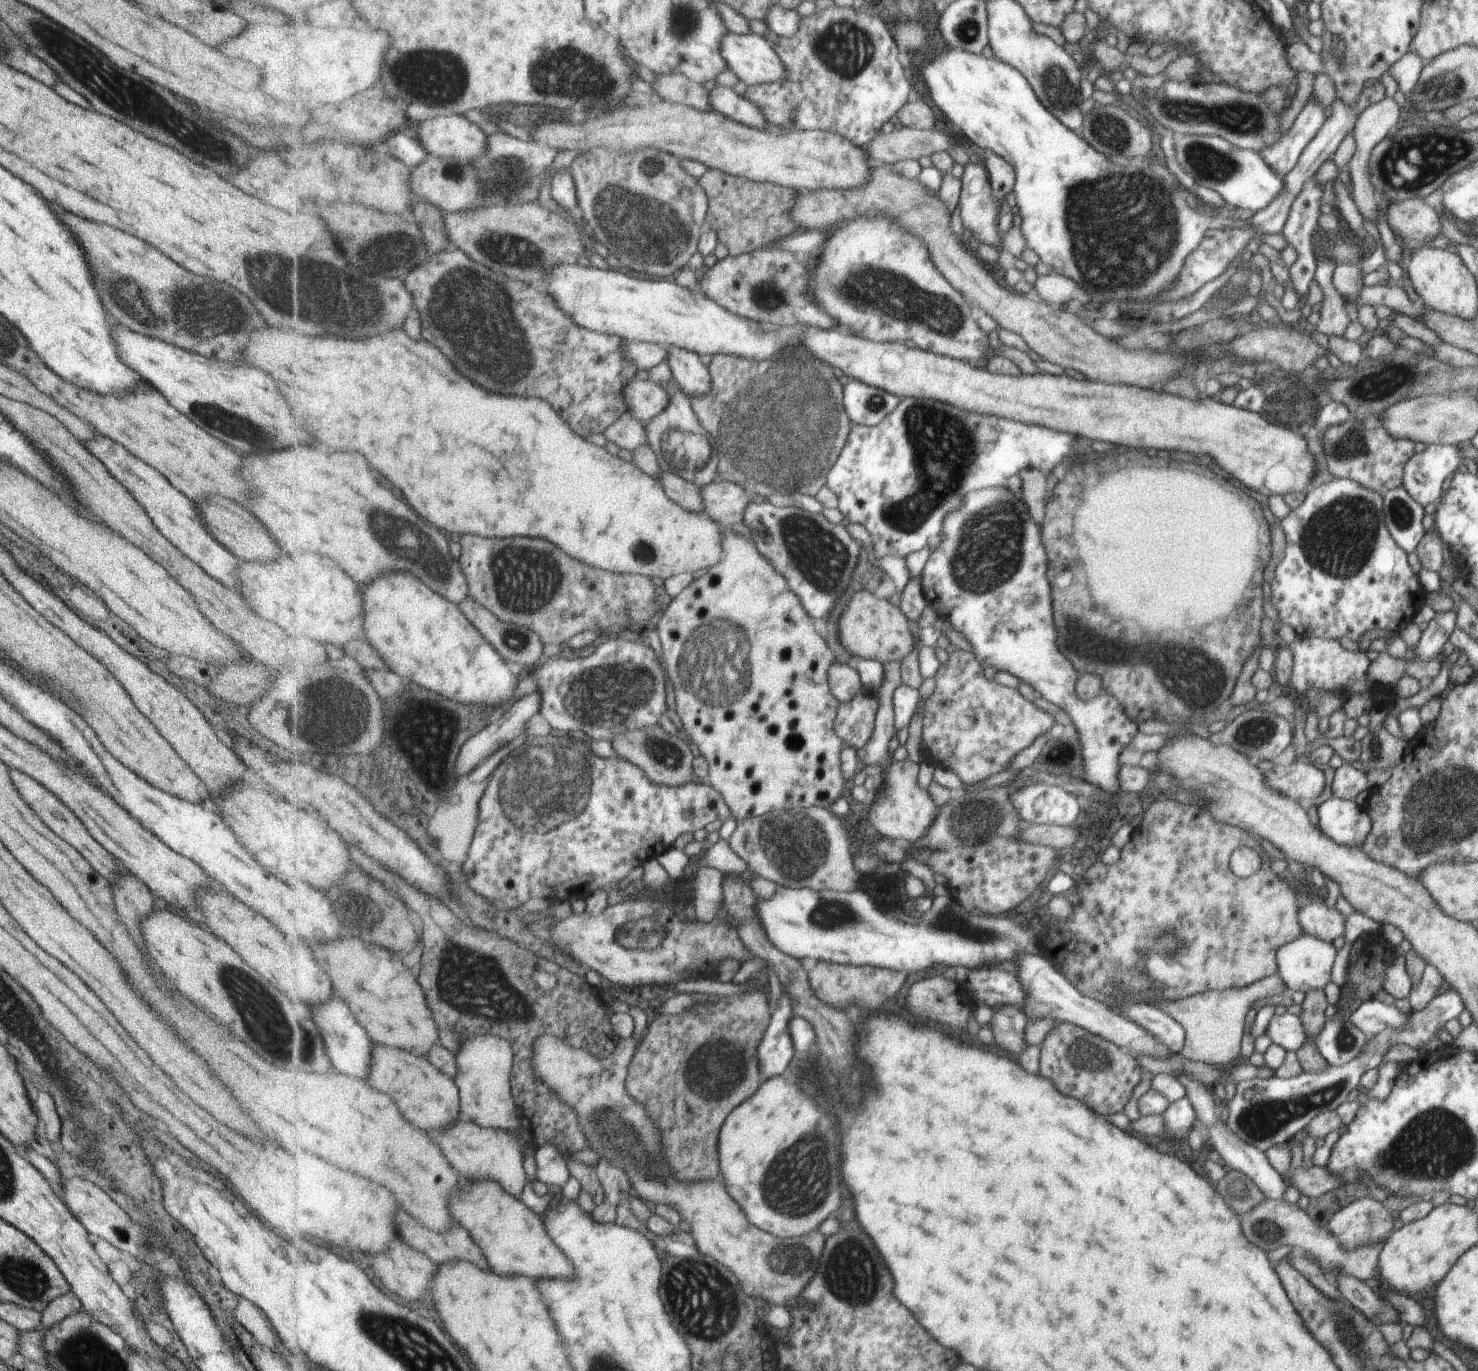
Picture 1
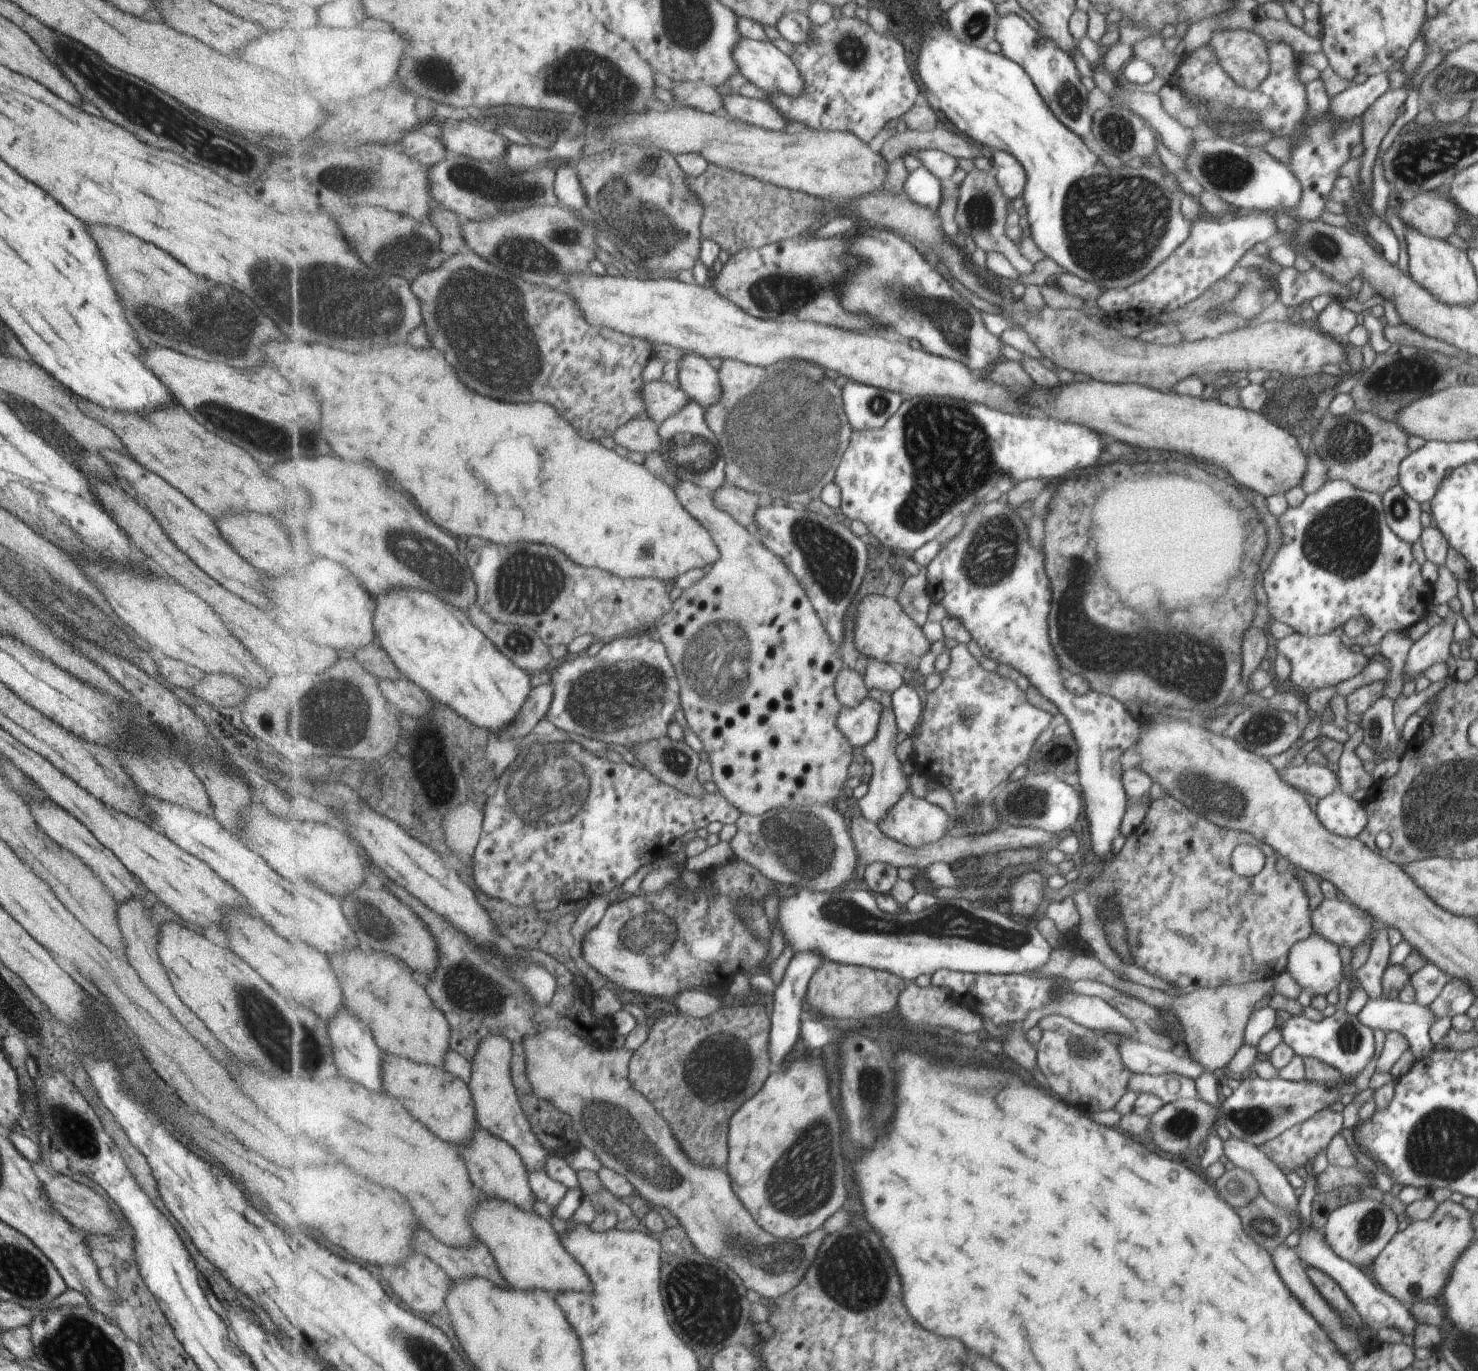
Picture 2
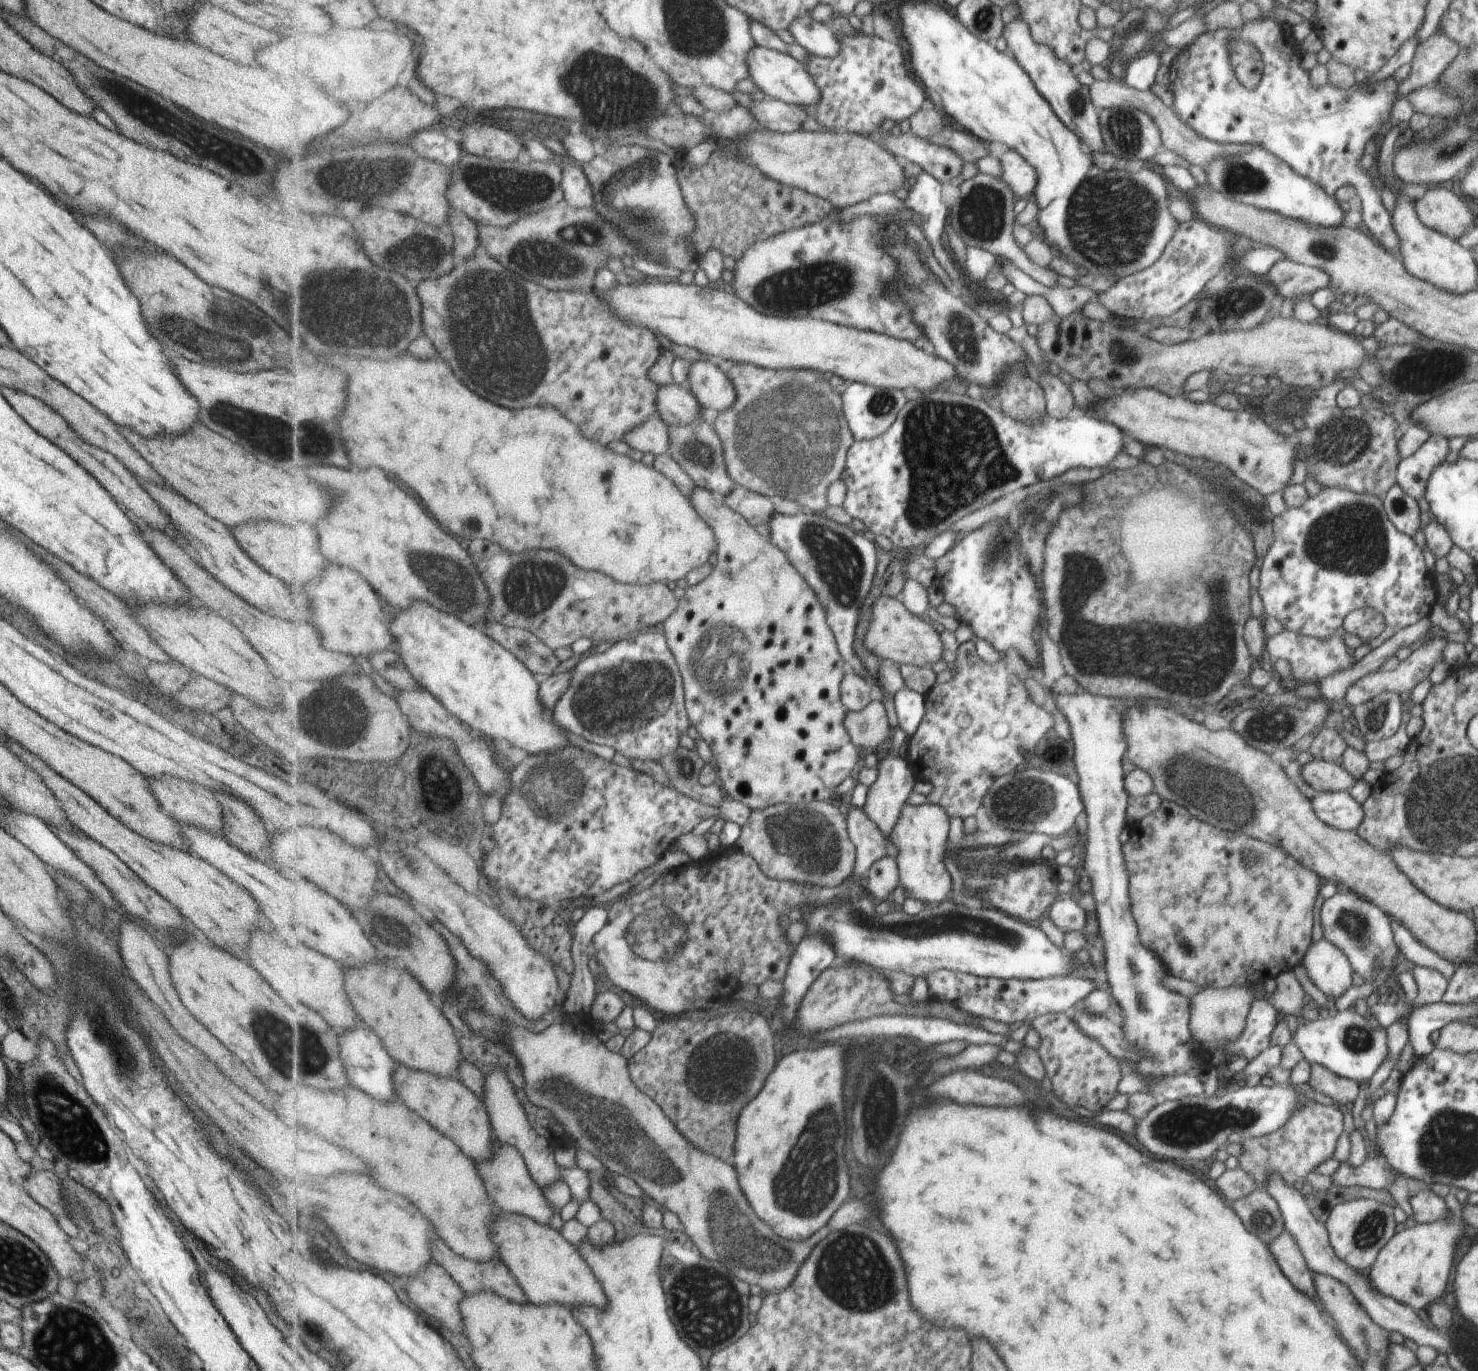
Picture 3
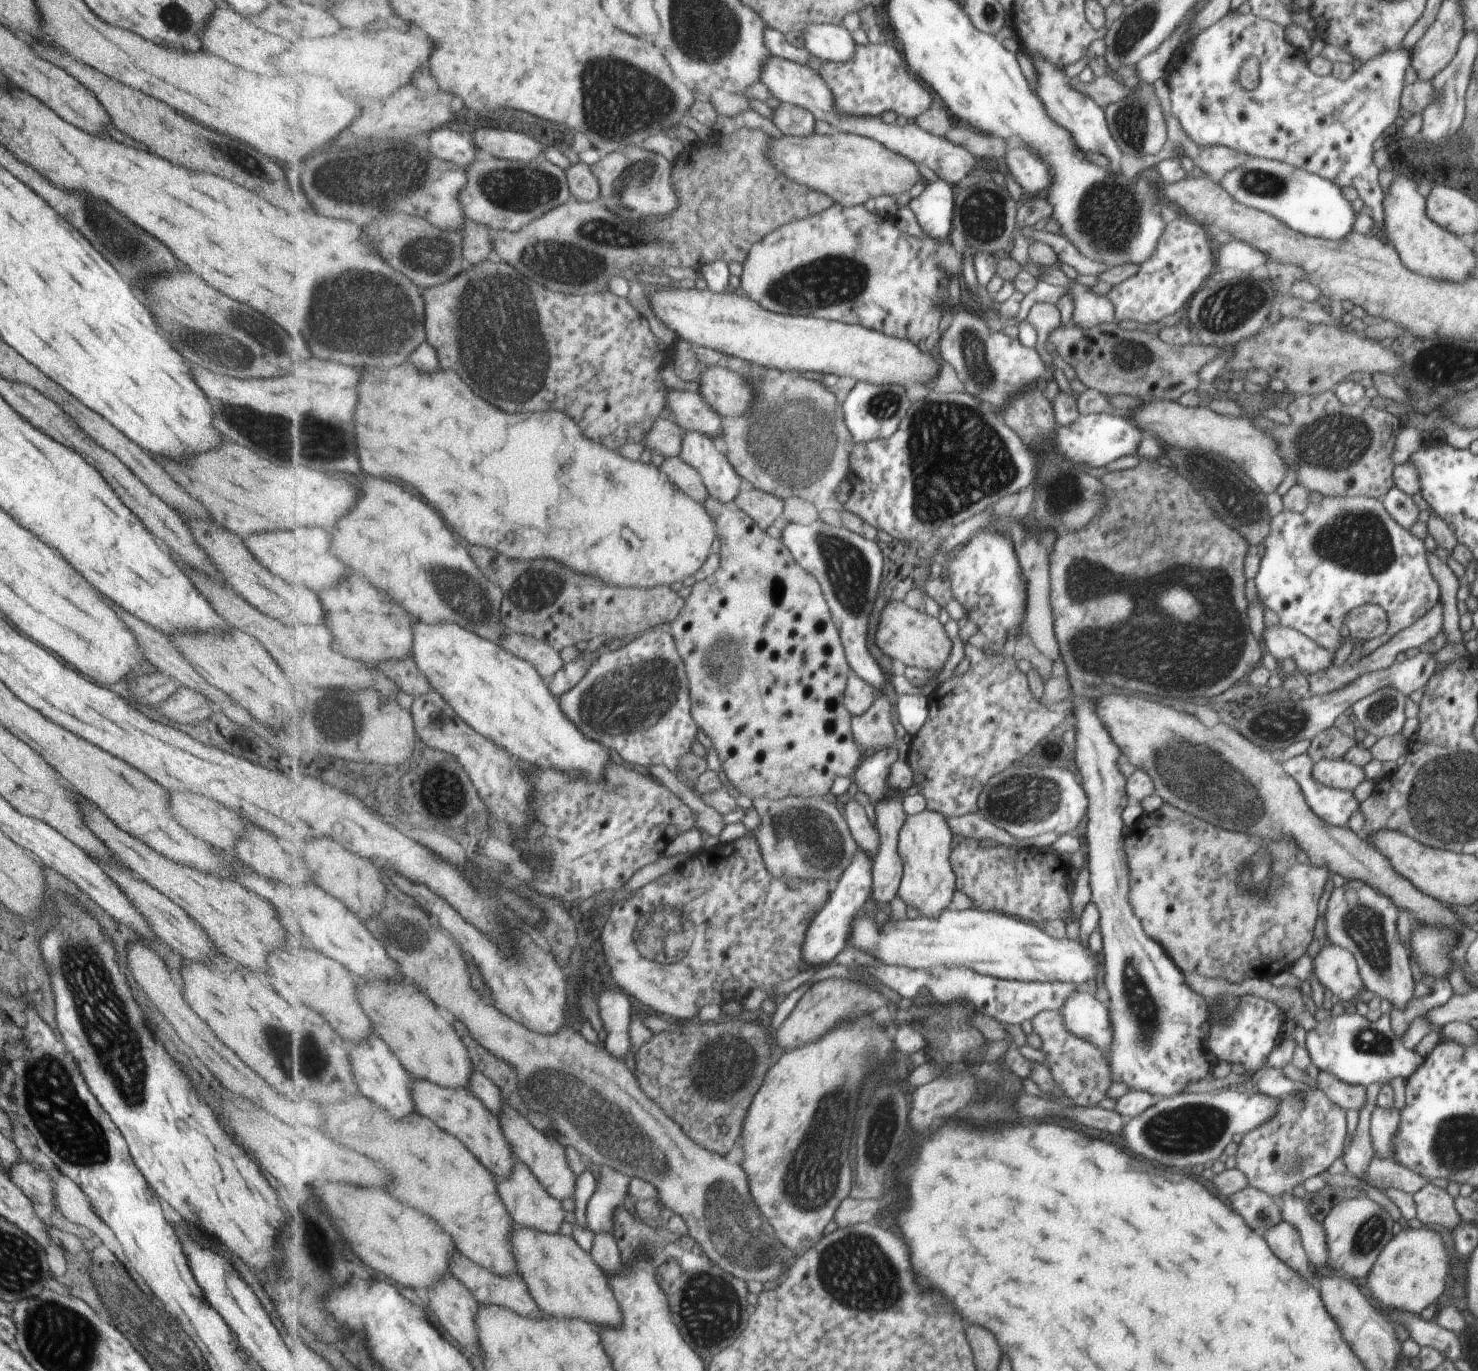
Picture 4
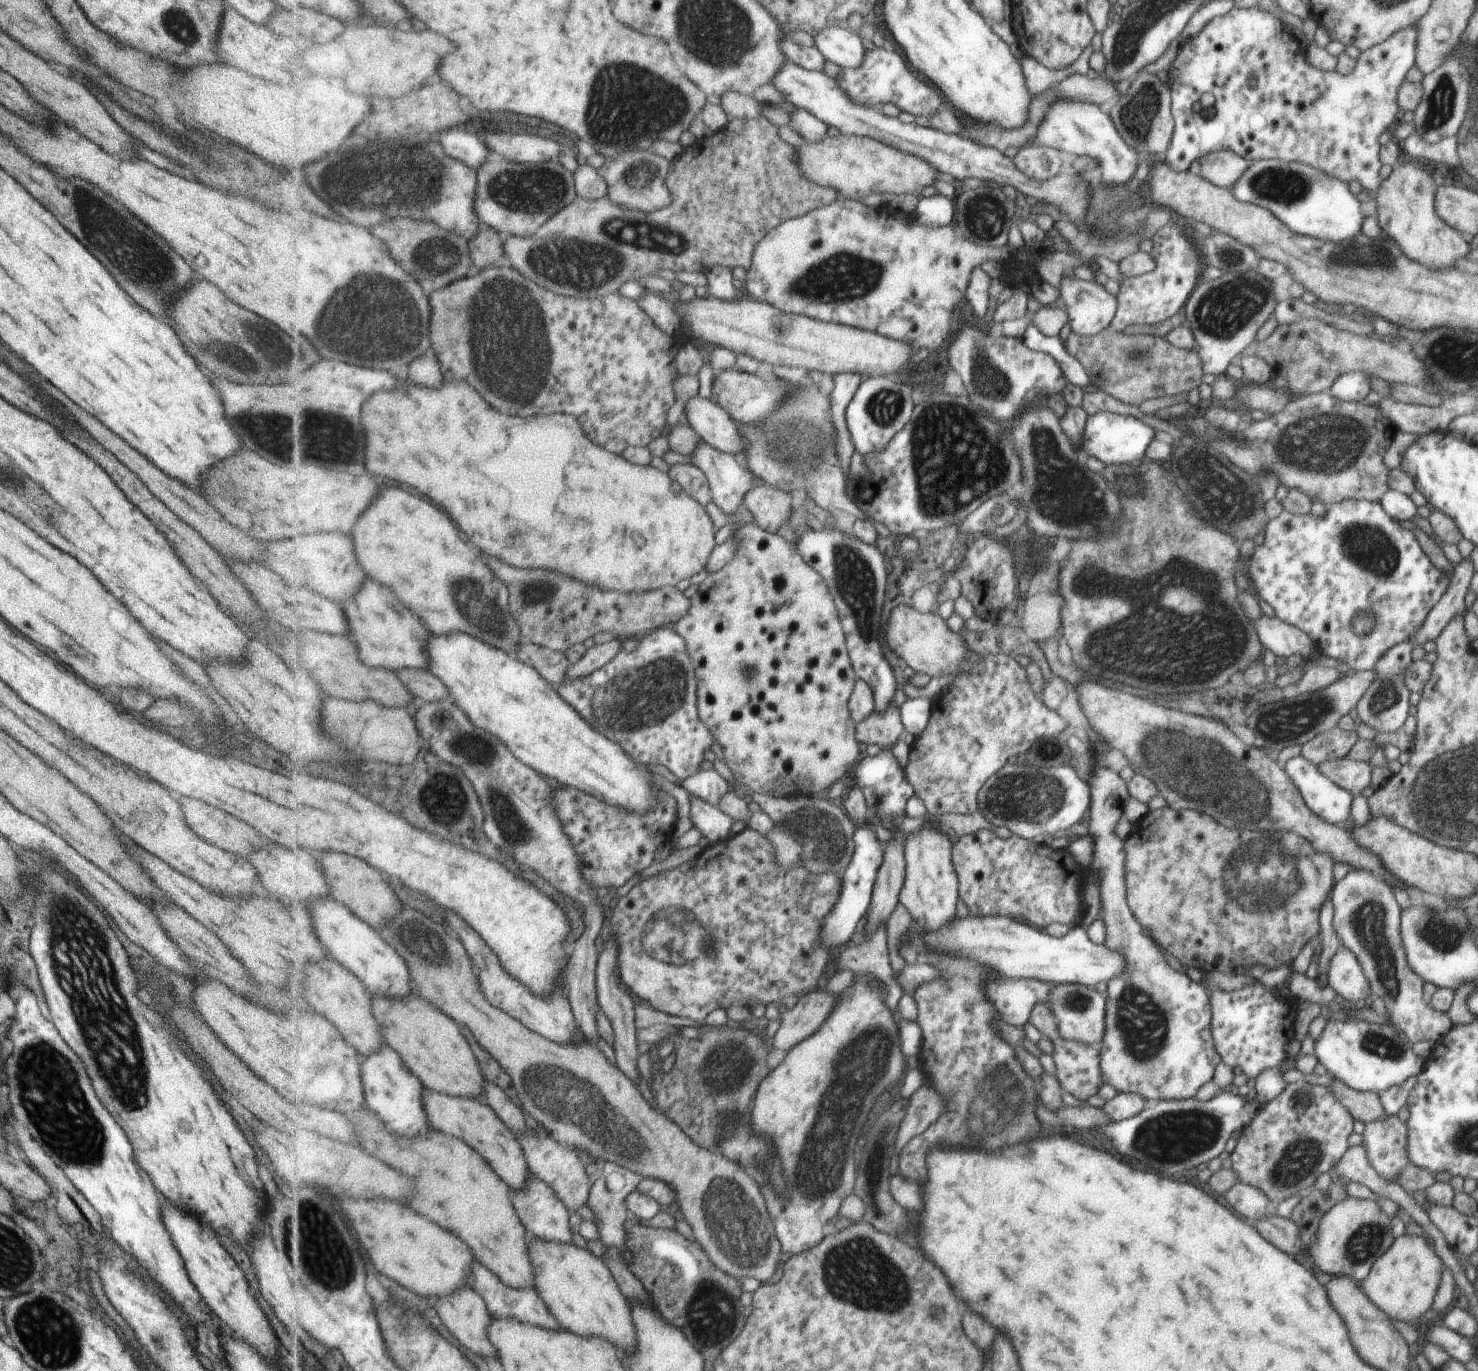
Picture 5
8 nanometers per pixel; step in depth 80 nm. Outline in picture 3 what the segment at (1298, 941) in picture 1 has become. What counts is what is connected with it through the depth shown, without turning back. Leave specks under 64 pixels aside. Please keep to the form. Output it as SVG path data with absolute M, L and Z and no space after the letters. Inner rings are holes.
M1323 937L1310 941L1298 964L1301 964L1309 982L1325 996L1337 998L1351 985L1353 968L1349 959Z

